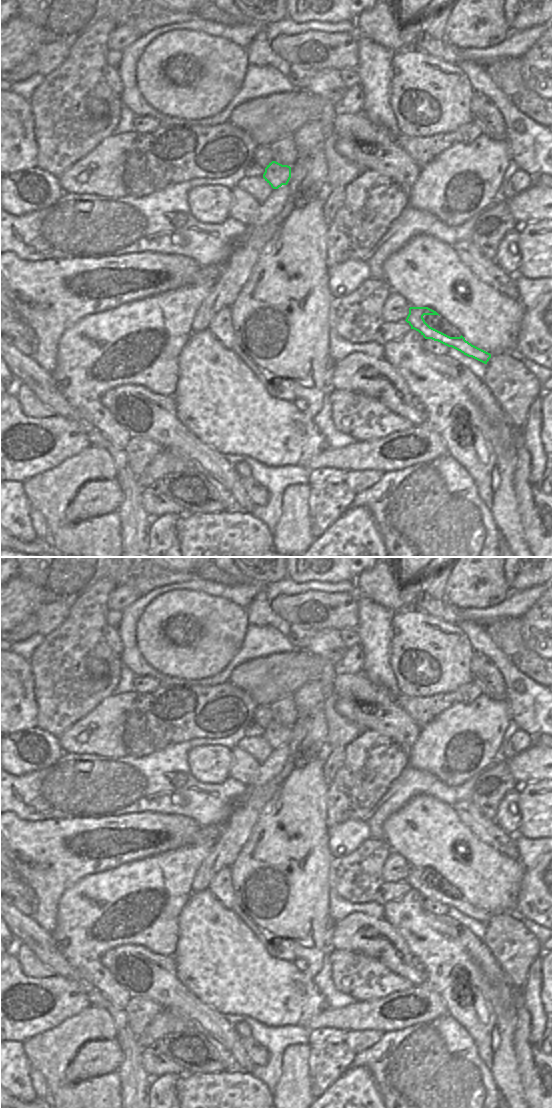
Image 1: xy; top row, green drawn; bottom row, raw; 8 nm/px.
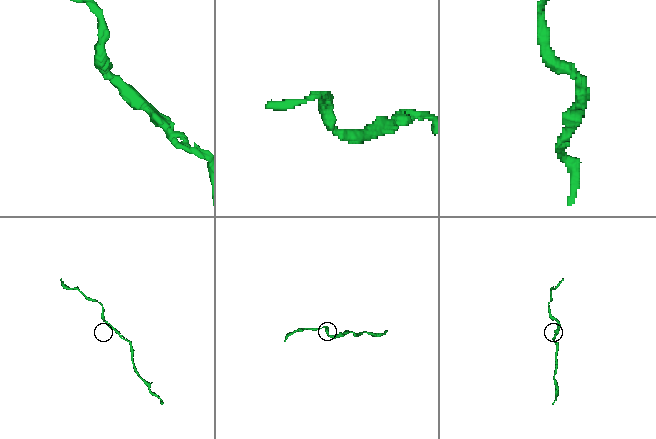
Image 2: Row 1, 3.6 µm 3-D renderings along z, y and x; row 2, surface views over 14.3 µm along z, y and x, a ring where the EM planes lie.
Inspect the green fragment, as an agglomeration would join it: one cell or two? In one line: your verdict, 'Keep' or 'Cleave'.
Keep

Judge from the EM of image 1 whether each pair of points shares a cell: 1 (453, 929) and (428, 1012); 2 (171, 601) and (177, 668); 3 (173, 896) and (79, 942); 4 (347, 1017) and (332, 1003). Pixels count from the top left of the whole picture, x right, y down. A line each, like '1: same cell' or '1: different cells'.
1: different cells
2: same cell
3: same cell
4: different cells

